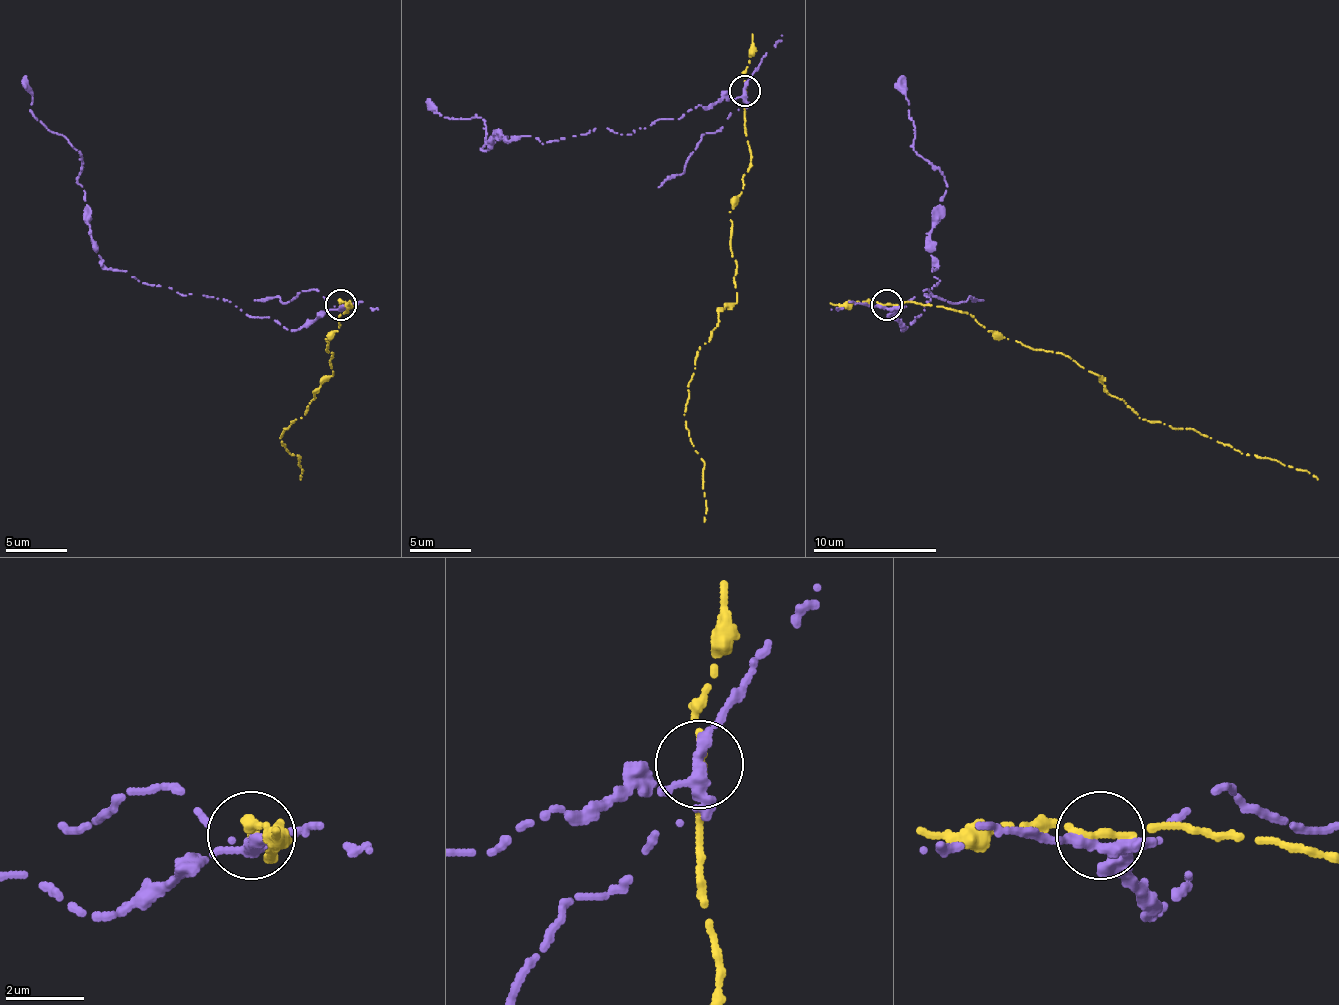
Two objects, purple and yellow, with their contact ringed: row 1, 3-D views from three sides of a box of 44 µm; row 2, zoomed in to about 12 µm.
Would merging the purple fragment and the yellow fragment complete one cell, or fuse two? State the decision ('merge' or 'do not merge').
do not merge

